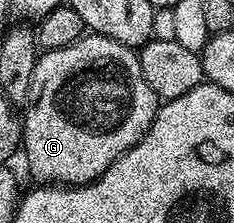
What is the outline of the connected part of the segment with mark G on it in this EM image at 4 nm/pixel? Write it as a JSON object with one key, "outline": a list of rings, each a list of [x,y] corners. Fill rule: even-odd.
{"outline":[[[84,34],[73,45],[56,51],[43,51],[36,58],[31,78],[31,98],[26,104],[27,116],[21,119],[22,154],[27,154],[31,175],[43,185],[83,187],[100,179],[112,165],[137,145],[153,125],[161,101],[149,89],[141,73],[138,54],[104,35]]]}

